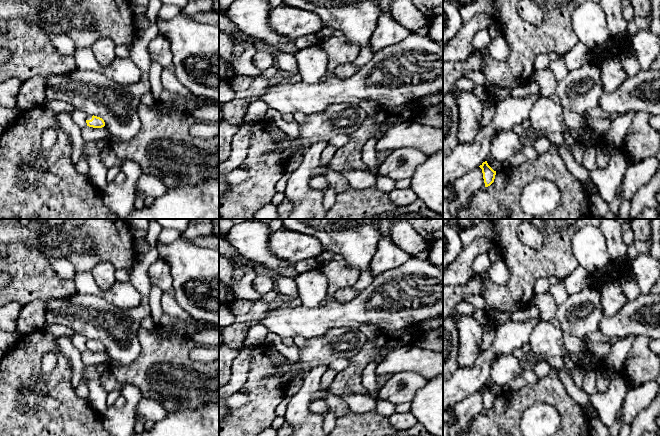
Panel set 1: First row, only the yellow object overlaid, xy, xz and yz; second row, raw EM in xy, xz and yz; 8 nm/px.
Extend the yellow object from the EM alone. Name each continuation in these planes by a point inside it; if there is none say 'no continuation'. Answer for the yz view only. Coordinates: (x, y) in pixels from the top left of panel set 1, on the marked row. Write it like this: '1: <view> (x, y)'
no continuation

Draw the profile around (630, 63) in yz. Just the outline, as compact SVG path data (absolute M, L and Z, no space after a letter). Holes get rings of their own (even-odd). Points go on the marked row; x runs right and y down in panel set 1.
M632 47L623 51L619 59L622 63L623 70L629 77L633 77L641 71L638 57Z

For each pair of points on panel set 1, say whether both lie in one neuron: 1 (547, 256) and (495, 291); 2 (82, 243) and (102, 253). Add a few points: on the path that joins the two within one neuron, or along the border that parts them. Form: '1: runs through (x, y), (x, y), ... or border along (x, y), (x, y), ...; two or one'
1: runs through (534, 267), (508, 291); one
2: border along (93, 241), (93, 252), (79, 252), (71, 255); two

